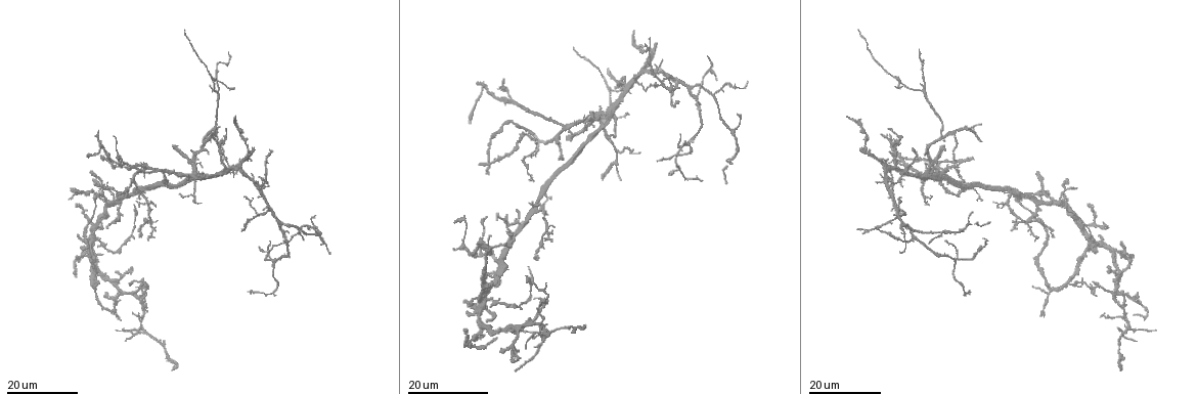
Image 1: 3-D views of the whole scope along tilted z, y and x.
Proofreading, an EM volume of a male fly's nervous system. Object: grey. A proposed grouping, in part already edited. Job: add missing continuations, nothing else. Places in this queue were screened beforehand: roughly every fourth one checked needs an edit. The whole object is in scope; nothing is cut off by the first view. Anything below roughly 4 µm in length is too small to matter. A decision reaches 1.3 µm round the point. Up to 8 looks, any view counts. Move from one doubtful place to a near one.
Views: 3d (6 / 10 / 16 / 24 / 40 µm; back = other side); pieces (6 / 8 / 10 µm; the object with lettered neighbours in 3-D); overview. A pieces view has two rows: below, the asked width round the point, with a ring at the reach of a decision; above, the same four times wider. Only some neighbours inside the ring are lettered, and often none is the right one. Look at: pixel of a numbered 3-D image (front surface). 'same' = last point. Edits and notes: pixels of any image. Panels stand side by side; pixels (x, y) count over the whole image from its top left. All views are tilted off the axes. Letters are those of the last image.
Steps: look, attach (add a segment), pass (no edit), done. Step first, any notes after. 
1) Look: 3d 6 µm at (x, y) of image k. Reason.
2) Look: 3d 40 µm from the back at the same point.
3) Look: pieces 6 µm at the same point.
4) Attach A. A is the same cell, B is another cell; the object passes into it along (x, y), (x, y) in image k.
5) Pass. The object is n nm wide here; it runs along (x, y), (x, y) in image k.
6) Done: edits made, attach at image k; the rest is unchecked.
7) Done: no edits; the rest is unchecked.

Look: 3d 16 µm at (175, 144) of image 1. Free end.

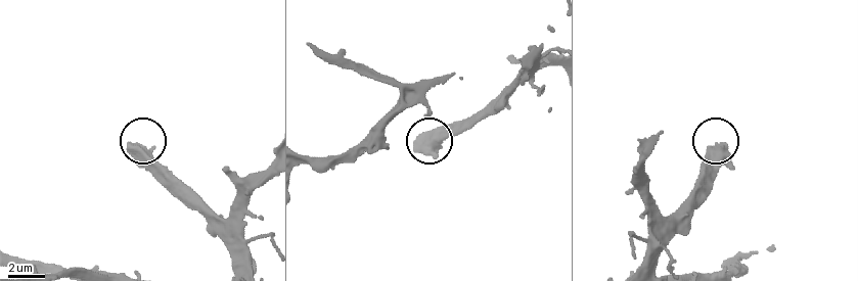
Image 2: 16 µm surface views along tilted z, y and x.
Look: pieces 8 µm at (133, 148) of image 2. What lies round it.

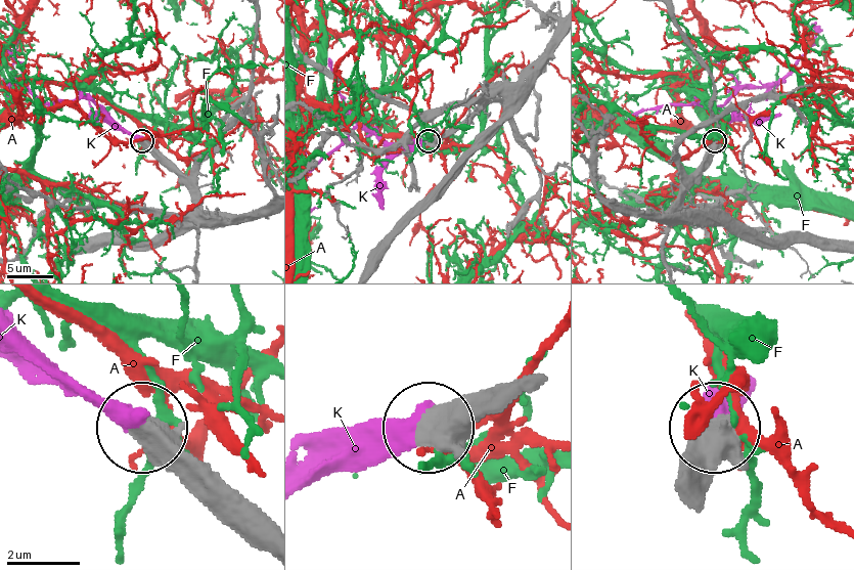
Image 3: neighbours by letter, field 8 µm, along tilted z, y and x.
Attach K. K is the same cell, A and F are other cells; the object passes into it along (503, 382), (416, 430), (316, 432) in image 3; it goes on there.

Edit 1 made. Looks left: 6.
Look: 3d 24 µm at (979, 141) of image 1. An open end.

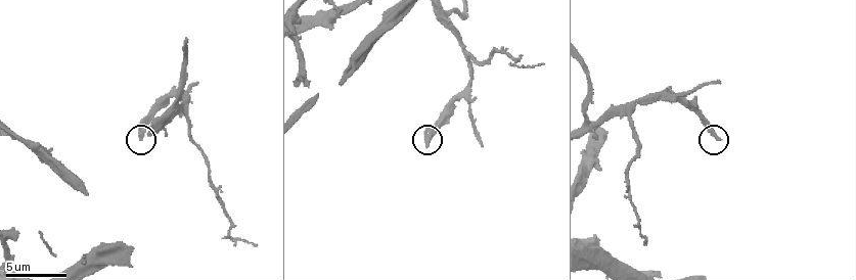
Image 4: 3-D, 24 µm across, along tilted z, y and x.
Look: pieces 8 µm at (427, 145) of image 4.

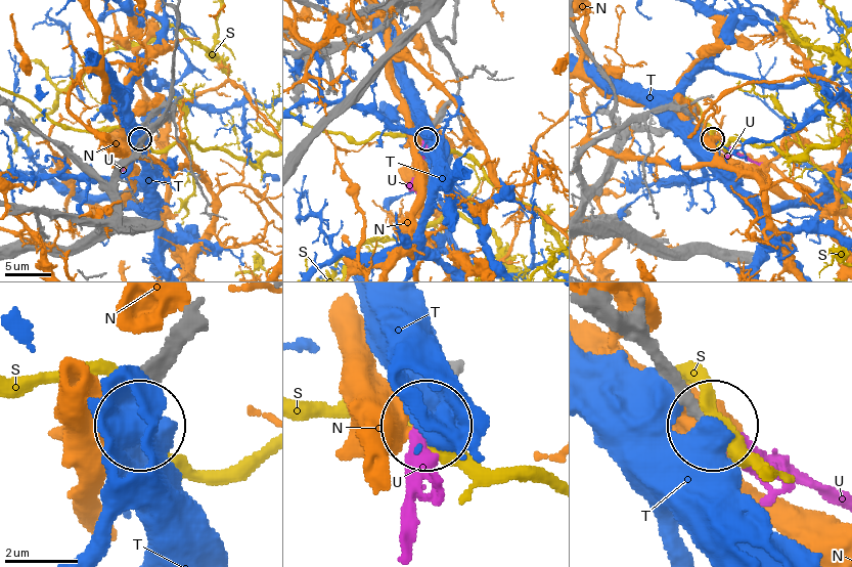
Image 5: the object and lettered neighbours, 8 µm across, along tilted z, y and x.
Attach U. The object is 230 nm wide here; U is the same cell, N, S and T are other cells; it goes on there.

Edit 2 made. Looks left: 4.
Look: pieces 10 µm at (197, 84) of image 4. Tapers out.

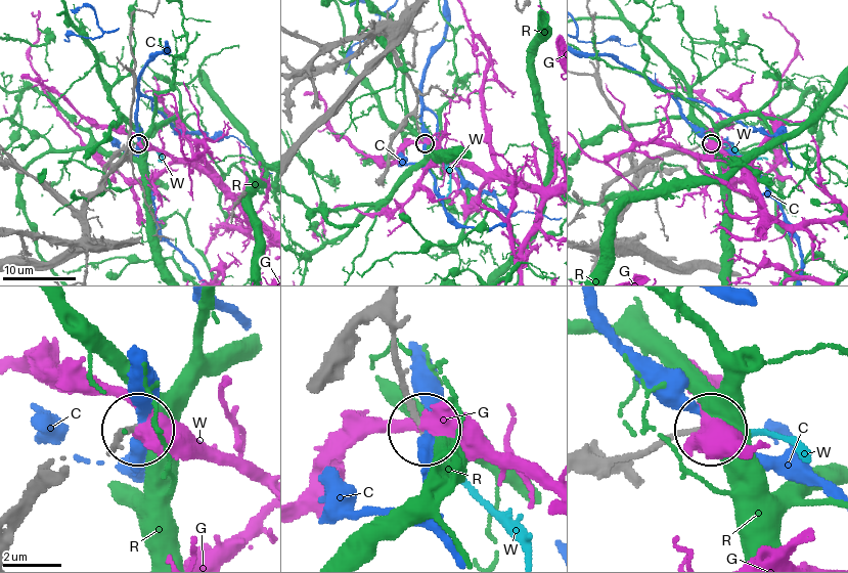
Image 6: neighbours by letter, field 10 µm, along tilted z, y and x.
Attach W. W is the same cell, C, G and R are other cells; it goes on there.

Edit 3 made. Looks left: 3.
Look: overview.

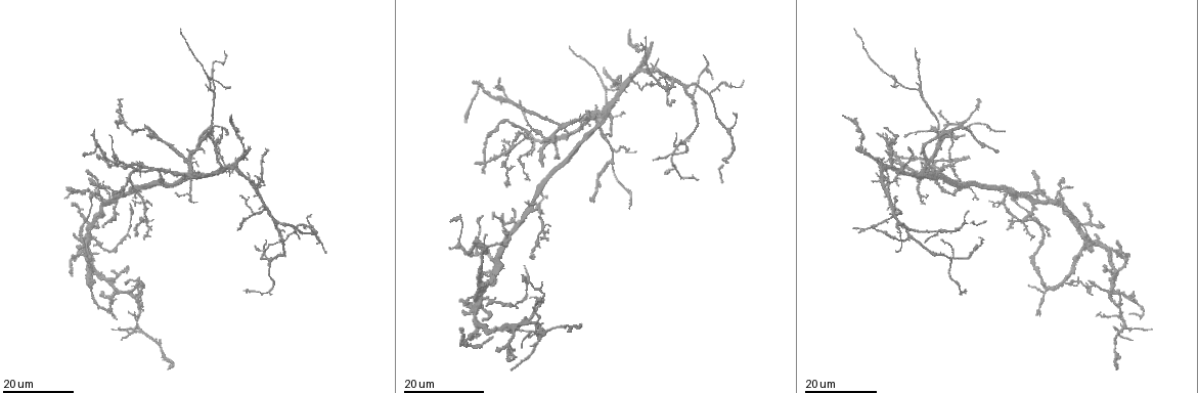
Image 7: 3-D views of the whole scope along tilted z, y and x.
Look: 3d 24 µm at (652, 41) of image 7. Thick end.

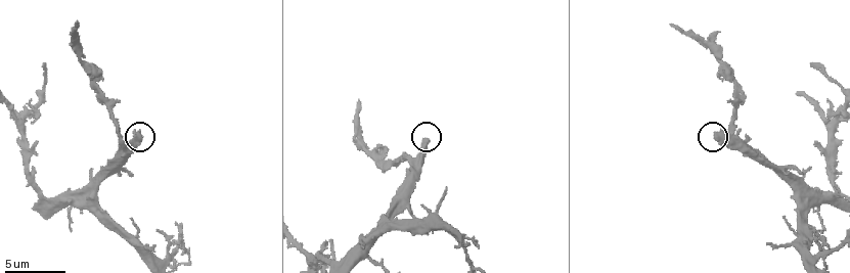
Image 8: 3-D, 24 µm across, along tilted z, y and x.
Look: pieces 10 µm at (426, 141) of image 8.

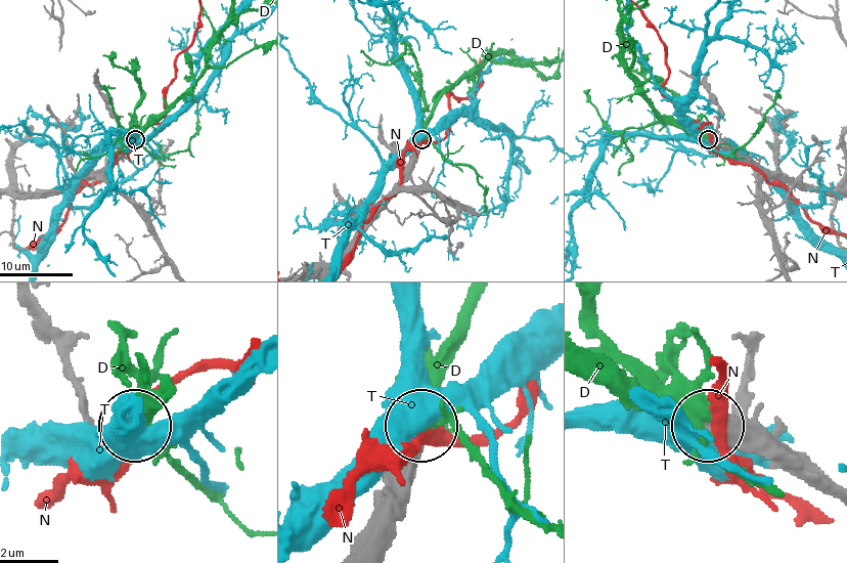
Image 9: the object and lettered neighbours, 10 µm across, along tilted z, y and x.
Attach D. D is the same cell, N and T are other cells; it goes on there.

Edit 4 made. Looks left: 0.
Done: edits made, attach at image 3, attach at image 5, attach at image 6, attach at image 9; the rest is unchecked.

